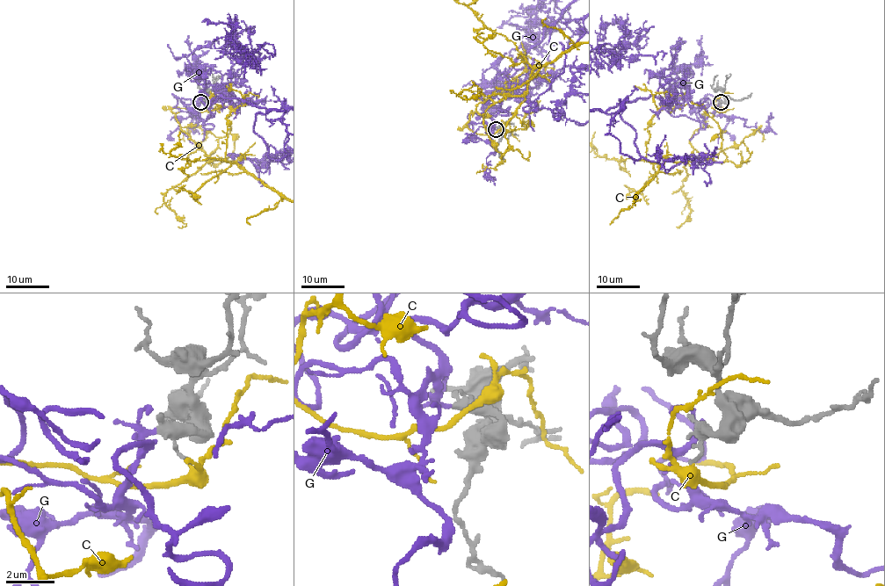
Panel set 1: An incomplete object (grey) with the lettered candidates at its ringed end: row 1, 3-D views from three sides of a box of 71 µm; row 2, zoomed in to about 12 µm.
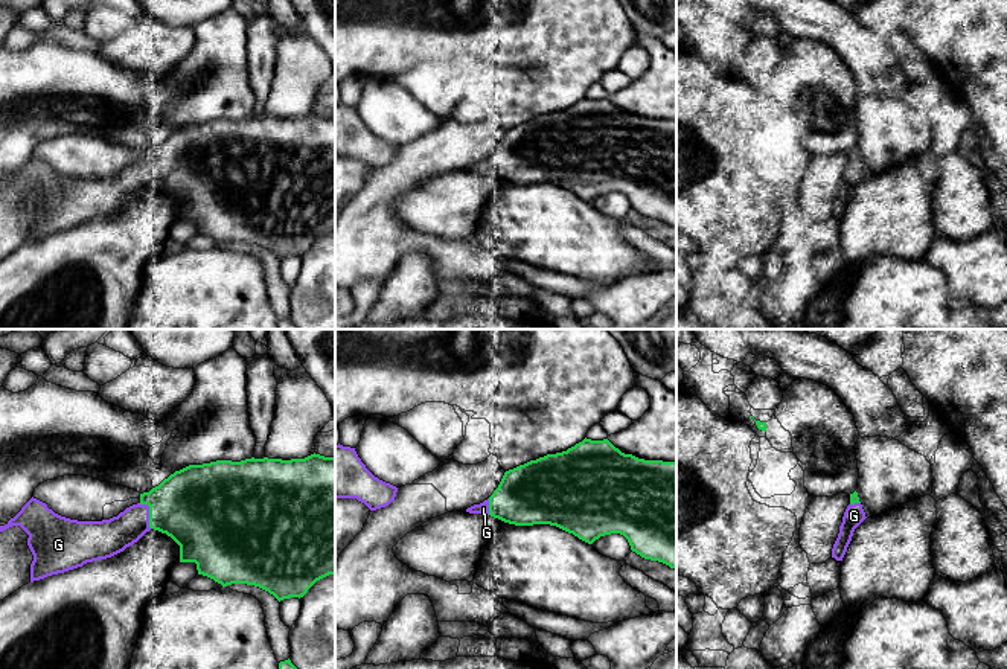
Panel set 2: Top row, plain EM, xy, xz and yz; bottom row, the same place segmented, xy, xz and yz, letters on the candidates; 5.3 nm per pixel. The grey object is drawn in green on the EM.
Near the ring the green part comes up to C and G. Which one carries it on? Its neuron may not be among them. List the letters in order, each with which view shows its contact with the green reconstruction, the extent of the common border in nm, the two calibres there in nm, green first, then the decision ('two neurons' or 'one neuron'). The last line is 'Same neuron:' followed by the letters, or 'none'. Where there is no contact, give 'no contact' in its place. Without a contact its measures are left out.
C: no contact; two neurons
G: meets green in xy; contact 150 nm long; 420 nm thick on the green side, 190 nm on the other; one neuron
Same neuron: G

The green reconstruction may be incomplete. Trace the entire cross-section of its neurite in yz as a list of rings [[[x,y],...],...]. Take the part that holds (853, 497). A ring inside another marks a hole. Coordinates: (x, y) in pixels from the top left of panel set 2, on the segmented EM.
[[[858,492],[850,494],[850,504],[847,506],[842,523],[839,526],[838,538],[832,549],[832,558],[842,561],[847,547],[852,541],[855,529],[865,520],[865,512],[859,501]]]

